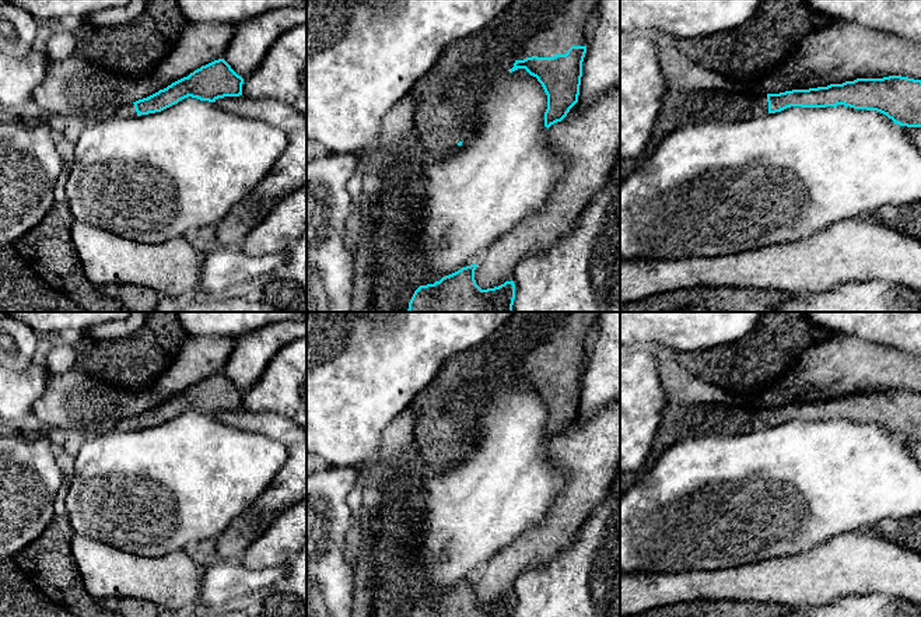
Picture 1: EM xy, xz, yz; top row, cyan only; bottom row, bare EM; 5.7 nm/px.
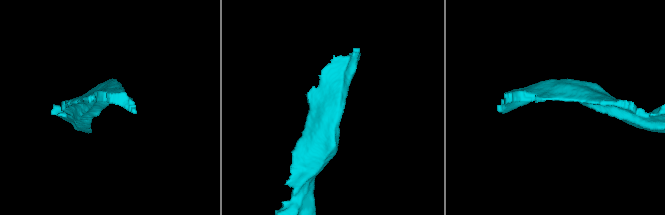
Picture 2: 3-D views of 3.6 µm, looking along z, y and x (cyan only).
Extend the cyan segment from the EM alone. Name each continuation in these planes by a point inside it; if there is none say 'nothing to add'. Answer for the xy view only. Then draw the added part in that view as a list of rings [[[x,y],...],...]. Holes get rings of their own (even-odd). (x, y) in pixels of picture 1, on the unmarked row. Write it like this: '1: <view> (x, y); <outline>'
1: xy (126, 424); [[[133,416],[123,418],[123,420],[118,424],[118,427],[119,427],[120,430],[123,430],[123,431],[134,431],[134,430],[137,430],[137,425],[136,425],[136,423],[134,423],[134,417],[133,417]]]

